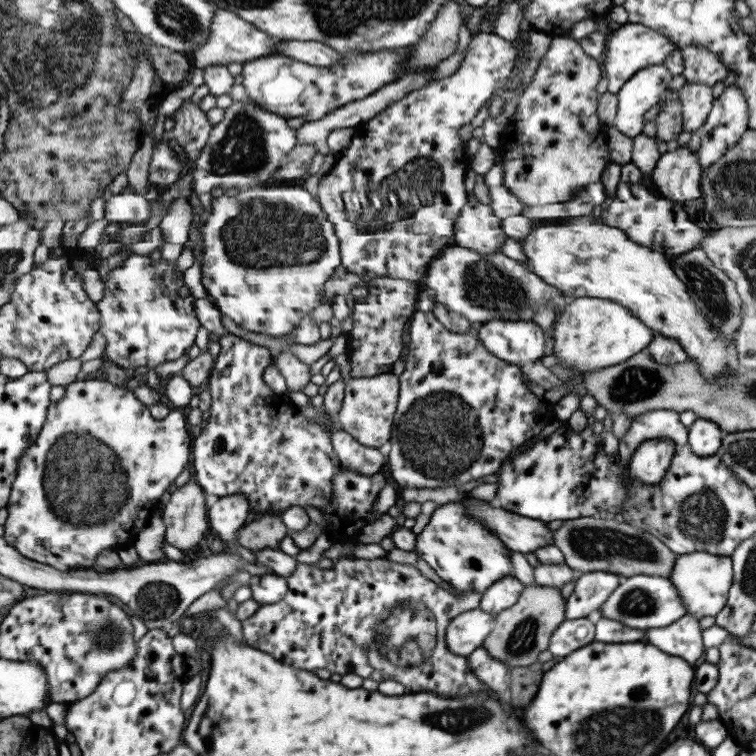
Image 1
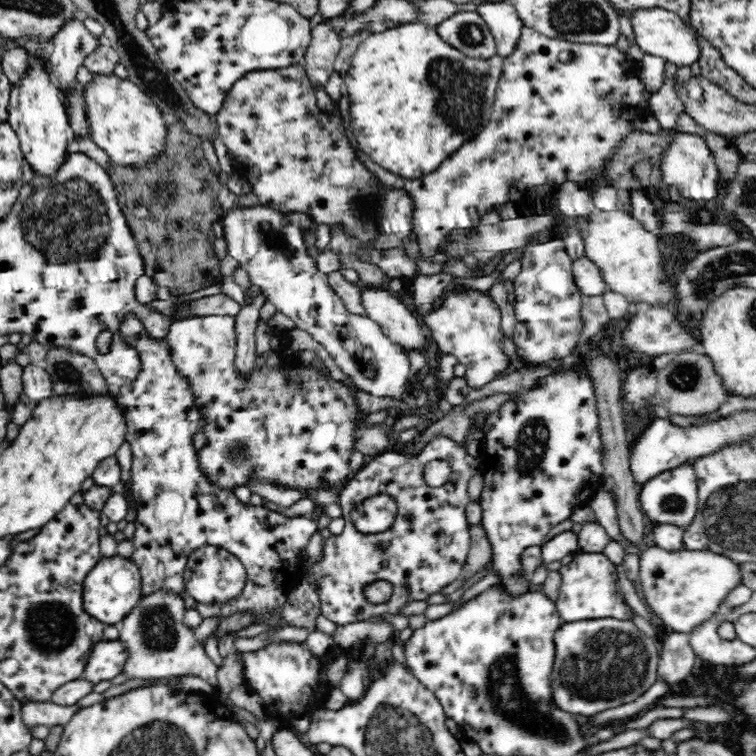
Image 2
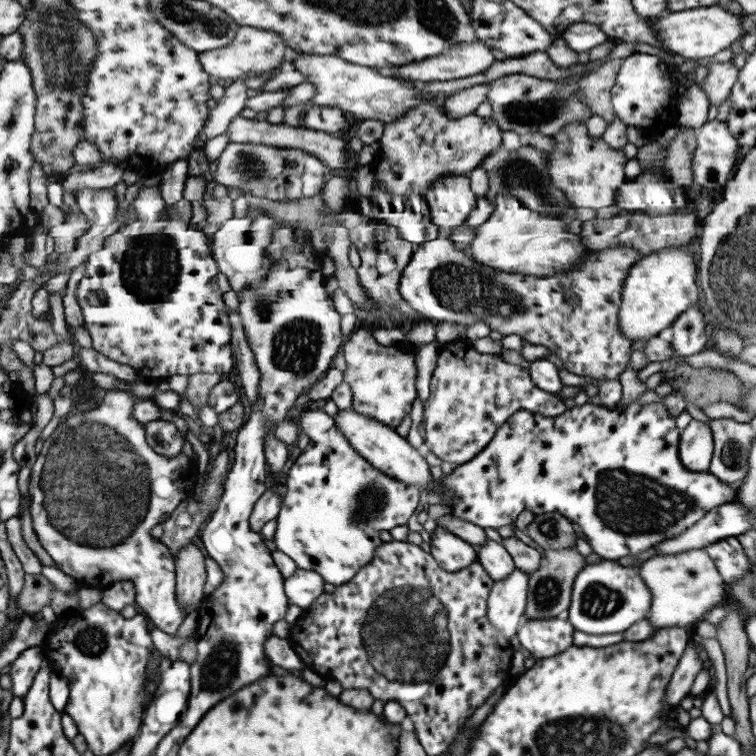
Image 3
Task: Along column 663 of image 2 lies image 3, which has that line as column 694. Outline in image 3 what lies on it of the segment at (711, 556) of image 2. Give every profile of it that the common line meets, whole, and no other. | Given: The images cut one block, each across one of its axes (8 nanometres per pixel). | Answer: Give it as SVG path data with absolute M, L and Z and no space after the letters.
M703 549L687 550L668 556L654 556L636 568L642 584L651 592L650 606L645 619L655 628L679 626L689 628L701 621L704 615L722 600L721 576L711 558Z

